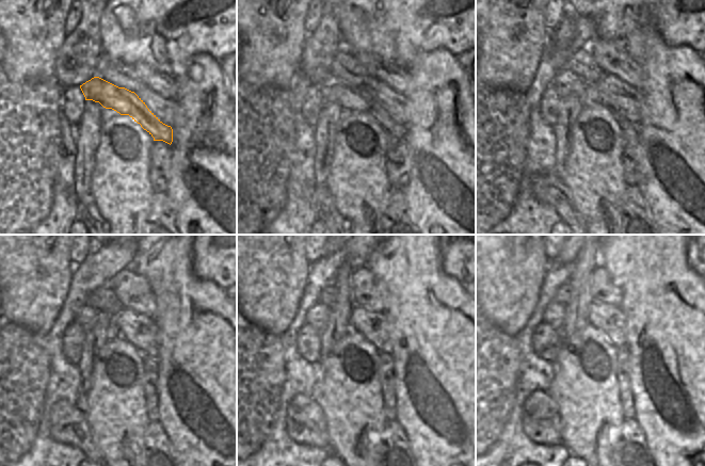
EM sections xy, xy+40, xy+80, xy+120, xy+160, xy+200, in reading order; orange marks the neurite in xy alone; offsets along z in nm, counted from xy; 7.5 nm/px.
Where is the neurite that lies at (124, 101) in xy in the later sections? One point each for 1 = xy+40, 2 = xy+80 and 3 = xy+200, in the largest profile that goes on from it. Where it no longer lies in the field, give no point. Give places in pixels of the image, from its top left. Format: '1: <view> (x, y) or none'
1: xy+40 (351, 98)
2: xy+80 (566, 83)
3: xy+200 (554, 316)

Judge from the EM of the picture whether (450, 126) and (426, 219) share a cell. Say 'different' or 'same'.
same

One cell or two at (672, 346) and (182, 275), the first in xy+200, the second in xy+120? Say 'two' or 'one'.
one

